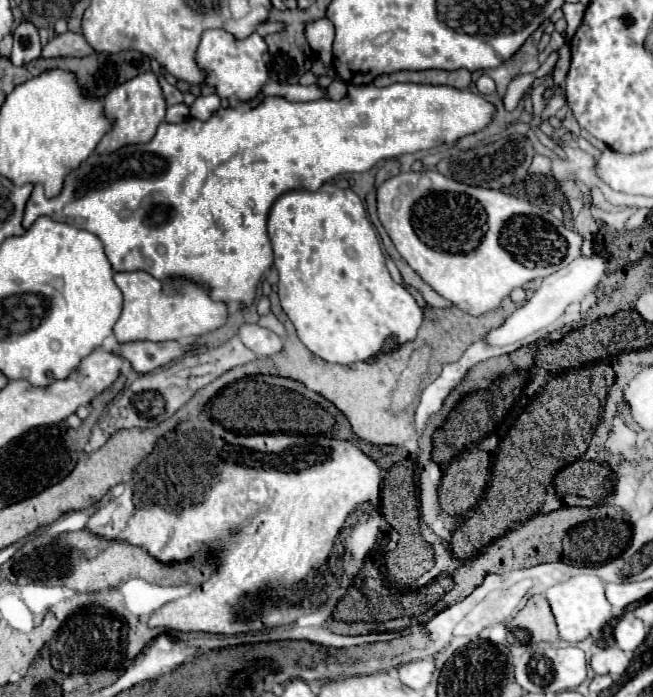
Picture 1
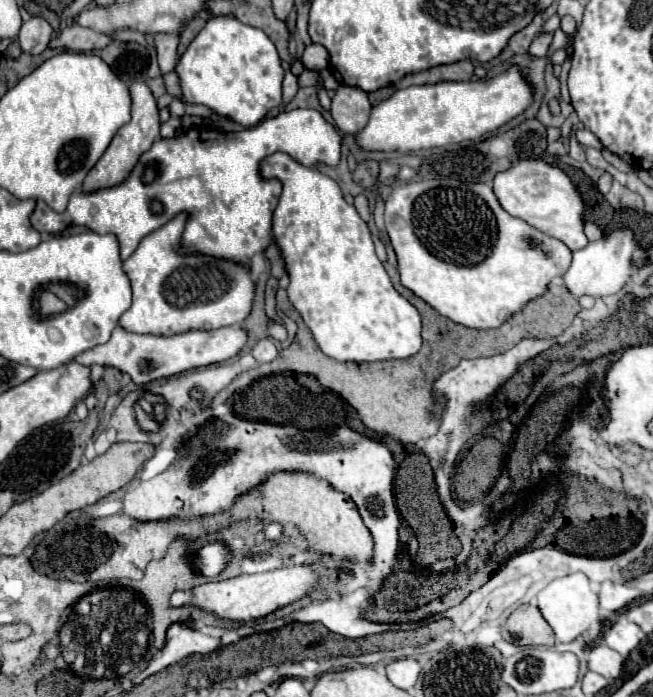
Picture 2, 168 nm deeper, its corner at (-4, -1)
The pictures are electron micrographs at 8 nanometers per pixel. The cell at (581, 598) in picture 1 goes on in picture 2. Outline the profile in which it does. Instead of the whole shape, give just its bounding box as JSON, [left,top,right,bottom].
[537,574,599,642]

